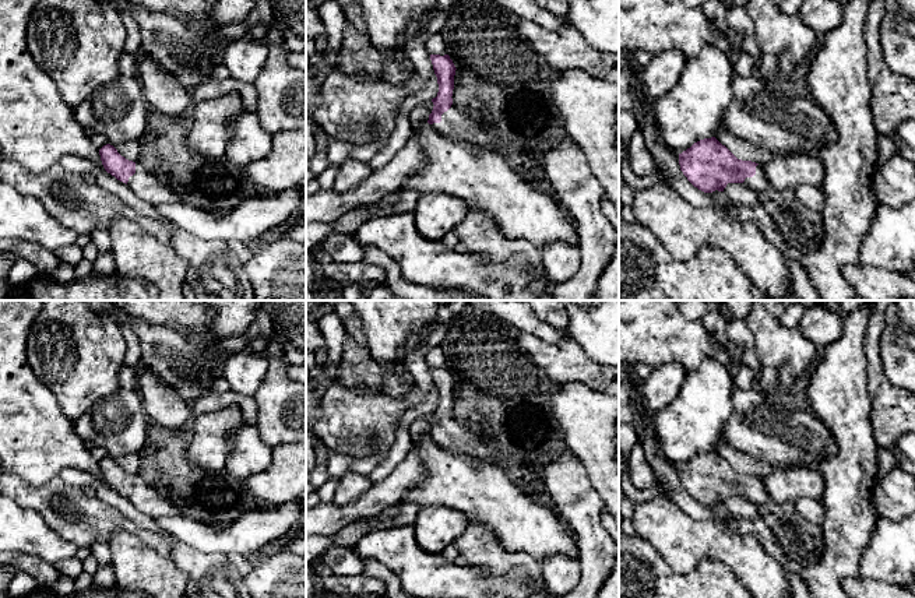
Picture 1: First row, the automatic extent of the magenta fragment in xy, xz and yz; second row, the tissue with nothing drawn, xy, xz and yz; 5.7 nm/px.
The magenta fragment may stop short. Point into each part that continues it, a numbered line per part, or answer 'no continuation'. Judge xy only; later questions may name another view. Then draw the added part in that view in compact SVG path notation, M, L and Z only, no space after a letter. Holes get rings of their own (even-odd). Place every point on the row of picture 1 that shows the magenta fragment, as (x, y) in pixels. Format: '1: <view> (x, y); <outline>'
1: xy (145, 186); M136 162L136 173L129 177L127 186L138 198L154 205L180 200L172 189L159 182L154 175L149 175L138 162Z

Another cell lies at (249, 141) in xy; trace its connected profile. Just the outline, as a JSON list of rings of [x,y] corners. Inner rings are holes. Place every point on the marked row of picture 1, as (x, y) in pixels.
[[[242,109],[232,122],[232,136],[226,144],[225,158],[233,165],[246,168],[267,158],[271,148],[272,136],[261,127],[257,112]]]

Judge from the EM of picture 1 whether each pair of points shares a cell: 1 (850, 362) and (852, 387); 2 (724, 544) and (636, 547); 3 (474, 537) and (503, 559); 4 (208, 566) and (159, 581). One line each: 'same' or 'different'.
1: same
2: different
3: same
4: different

